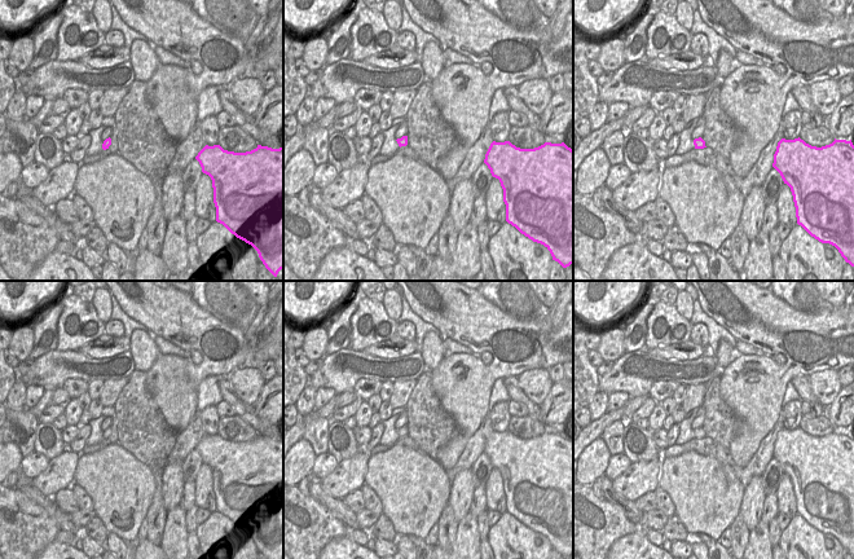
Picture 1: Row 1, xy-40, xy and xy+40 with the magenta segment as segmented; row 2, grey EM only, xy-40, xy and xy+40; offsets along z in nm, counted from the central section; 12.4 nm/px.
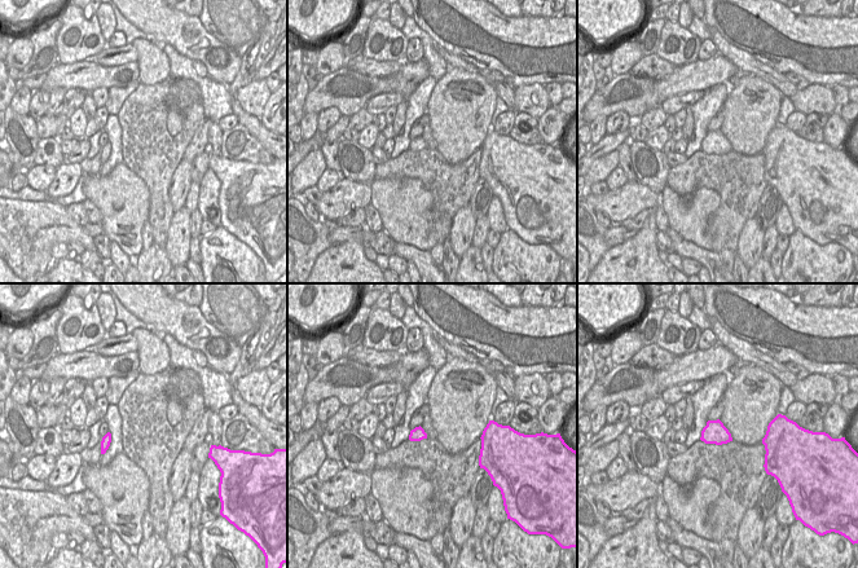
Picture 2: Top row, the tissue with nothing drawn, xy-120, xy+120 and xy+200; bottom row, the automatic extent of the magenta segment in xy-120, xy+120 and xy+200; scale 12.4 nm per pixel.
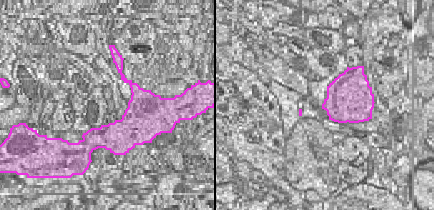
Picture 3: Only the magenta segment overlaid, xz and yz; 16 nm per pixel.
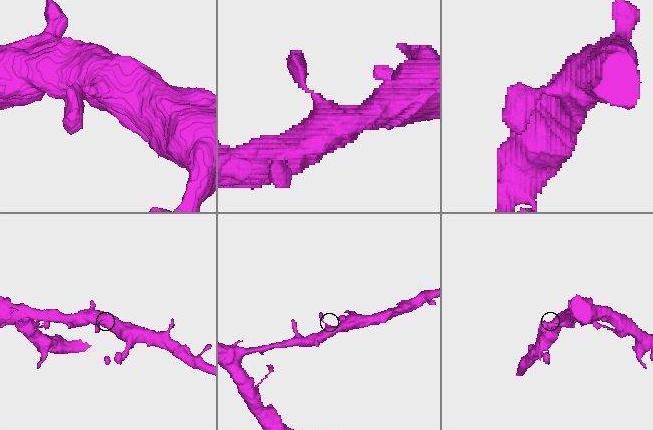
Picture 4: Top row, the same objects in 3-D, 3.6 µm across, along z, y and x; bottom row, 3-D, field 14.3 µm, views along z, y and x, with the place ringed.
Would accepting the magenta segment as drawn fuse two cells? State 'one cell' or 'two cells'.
one cell

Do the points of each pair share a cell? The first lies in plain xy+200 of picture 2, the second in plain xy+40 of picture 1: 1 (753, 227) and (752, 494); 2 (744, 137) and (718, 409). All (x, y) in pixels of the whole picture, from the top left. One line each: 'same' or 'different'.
1: same
2: different

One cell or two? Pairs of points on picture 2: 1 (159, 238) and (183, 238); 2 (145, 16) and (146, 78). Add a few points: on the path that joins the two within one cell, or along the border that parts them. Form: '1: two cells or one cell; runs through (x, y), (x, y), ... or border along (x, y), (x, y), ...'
1: two cells; border along (174, 214), (170, 221), (167, 241), (163, 246)
2: two cells; border along (154, 42), (161, 45)

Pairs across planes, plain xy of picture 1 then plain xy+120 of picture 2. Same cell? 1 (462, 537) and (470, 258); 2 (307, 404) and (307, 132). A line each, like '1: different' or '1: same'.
1: same
2: same

